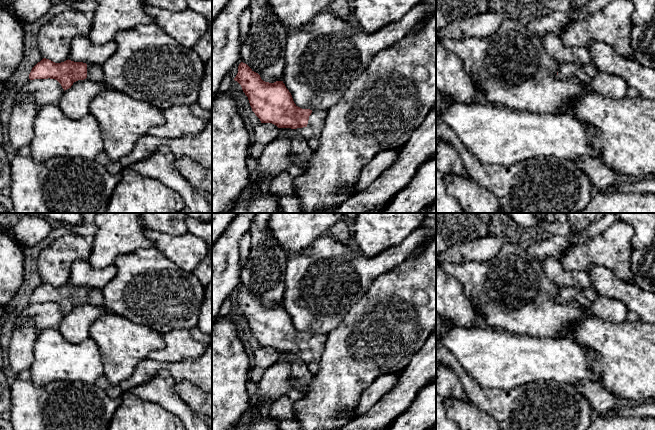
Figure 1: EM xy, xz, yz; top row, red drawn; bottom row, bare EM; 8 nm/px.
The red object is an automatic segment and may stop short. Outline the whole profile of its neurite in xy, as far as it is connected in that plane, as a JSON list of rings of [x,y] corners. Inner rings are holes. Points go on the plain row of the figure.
[[[43,282],[32,292],[29,298],[30,304],[48,302],[57,304],[64,315],[71,312],[74,306],[86,302],[101,306],[109,313],[103,302],[103,295],[100,289],[87,289],[86,287],[74,286],[69,283],[61,287],[55,287]]]

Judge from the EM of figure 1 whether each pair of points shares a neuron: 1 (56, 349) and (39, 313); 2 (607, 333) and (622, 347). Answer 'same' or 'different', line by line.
1: different
2: same

